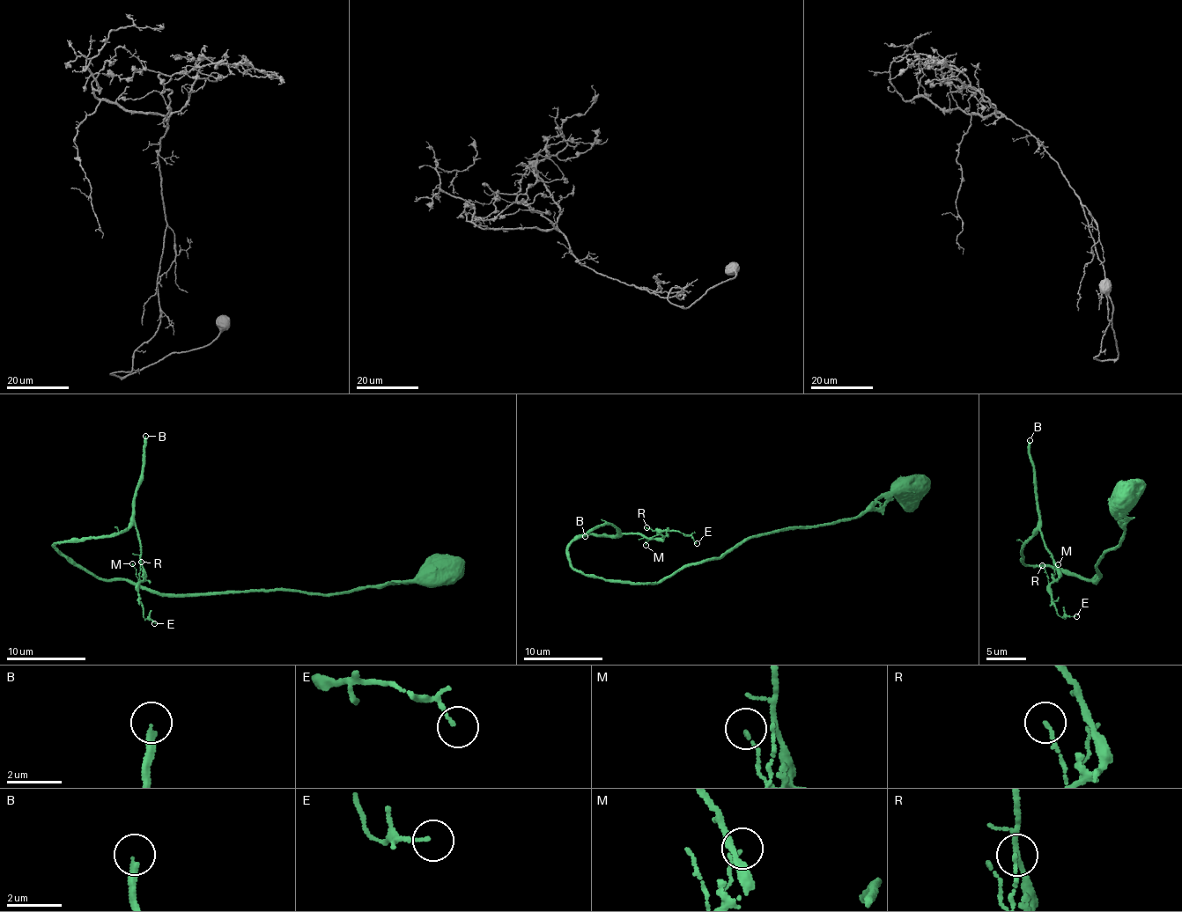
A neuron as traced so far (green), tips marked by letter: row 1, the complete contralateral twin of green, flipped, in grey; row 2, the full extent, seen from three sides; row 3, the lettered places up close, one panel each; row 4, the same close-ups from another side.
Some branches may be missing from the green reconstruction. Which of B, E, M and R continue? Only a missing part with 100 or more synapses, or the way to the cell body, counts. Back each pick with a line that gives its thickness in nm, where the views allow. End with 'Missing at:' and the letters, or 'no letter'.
B: 260 nm
Missing at: B

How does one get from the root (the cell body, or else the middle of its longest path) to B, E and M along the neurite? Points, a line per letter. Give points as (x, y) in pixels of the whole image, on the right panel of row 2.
B: (1123, 496), (1124, 533), (1095, 582), (1027, 566), (1038, 516), (1030, 440)
E: (1123, 496), (1124, 533), (1095, 582), (1027, 566), (1022, 546), (1038, 529), (1057, 566), (1050, 604), (1076, 616)
M: (1123, 496), (1124, 533), (1095, 582), (1027, 566), (1024, 542), (1038, 529), (1052, 580), (1058, 564)

